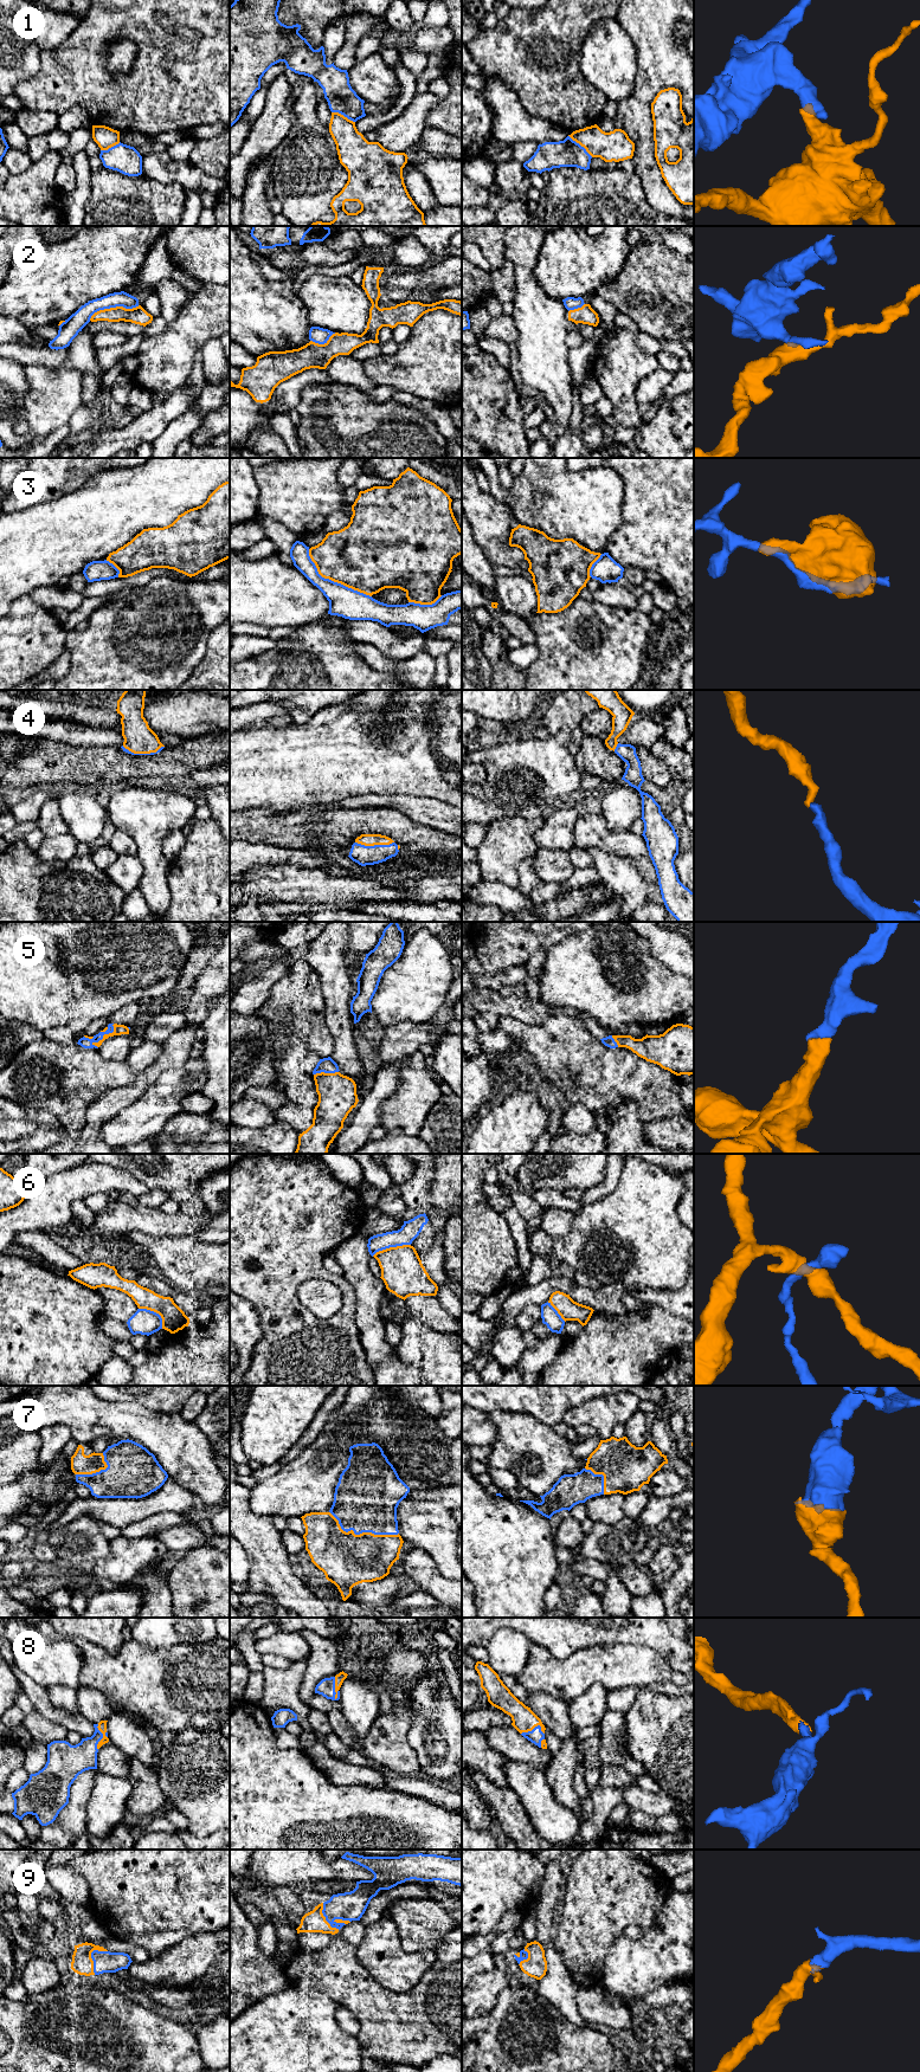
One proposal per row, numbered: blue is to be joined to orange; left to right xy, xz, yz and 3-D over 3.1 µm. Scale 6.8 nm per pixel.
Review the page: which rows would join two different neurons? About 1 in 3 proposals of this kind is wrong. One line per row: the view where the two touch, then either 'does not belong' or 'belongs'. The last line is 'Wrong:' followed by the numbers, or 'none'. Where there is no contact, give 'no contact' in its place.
1: yz | does not belong
2: xy | does not belong
3: xz | does not belong
4: xy | belongs
5: xy | belongs
6: xz | does not belong
7: xz | belongs
8: xy | belongs
9: xy | belongs
Wrong: 1, 2, 3, 6

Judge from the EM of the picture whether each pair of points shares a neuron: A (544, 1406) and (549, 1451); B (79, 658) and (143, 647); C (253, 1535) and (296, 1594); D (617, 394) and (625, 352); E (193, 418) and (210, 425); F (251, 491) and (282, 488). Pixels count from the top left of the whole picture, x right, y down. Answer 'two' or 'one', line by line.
A: two
B: one
C: one
D: one
E: two
F: two

